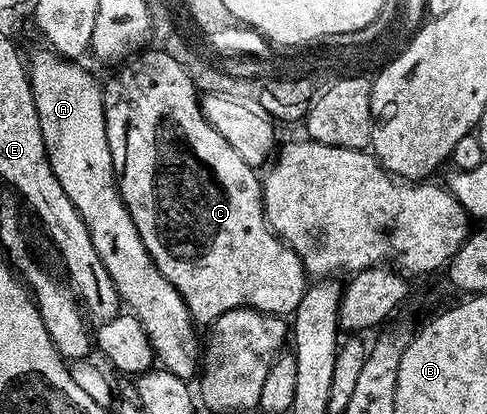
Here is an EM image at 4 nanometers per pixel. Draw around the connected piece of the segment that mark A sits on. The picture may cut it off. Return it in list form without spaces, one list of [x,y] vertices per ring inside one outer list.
[[[52,50],[37,52],[27,64],[29,85],[37,103],[39,114],[39,130],[43,130],[43,142],[47,150],[47,158],[51,162],[51,170],[55,170],[55,178],[59,178],[59,186],[63,186],[67,198],[79,210],[87,230],[91,234],[91,242],[95,242],[95,250],[99,250],[99,258],[103,258],[103,266],[111,274],[111,282],[119,290],[122,301],[127,305],[128,311],[136,316],[138,322],[145,328],[146,334],[153,347],[160,367],[166,368],[171,374],[179,378],[192,381],[199,372],[199,357],[203,348],[197,344],[195,321],[189,315],[183,298],[159,274],[151,254],[143,246],[139,234],[135,232],[135,222],[131,214],[125,209],[121,201],[121,192],[114,183],[113,163],[111,162],[111,146],[107,146],[107,130],[105,129],[105,93],[102,81],[97,81],[85,68],[80,68],[80,63],[69,58],[62,58]]]

